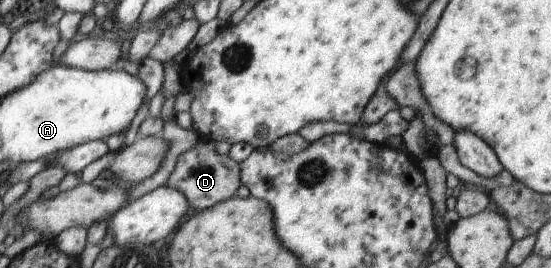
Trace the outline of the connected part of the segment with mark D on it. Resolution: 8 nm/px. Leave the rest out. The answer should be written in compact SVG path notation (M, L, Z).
M201 139L199 144L191 150L179 155L175 165L175 172L167 181L167 186L178 190L187 198L189 206L195 211L211 208L218 202L229 200L242 185L240 180L240 166L229 155L219 154L215 150L216 141Z

